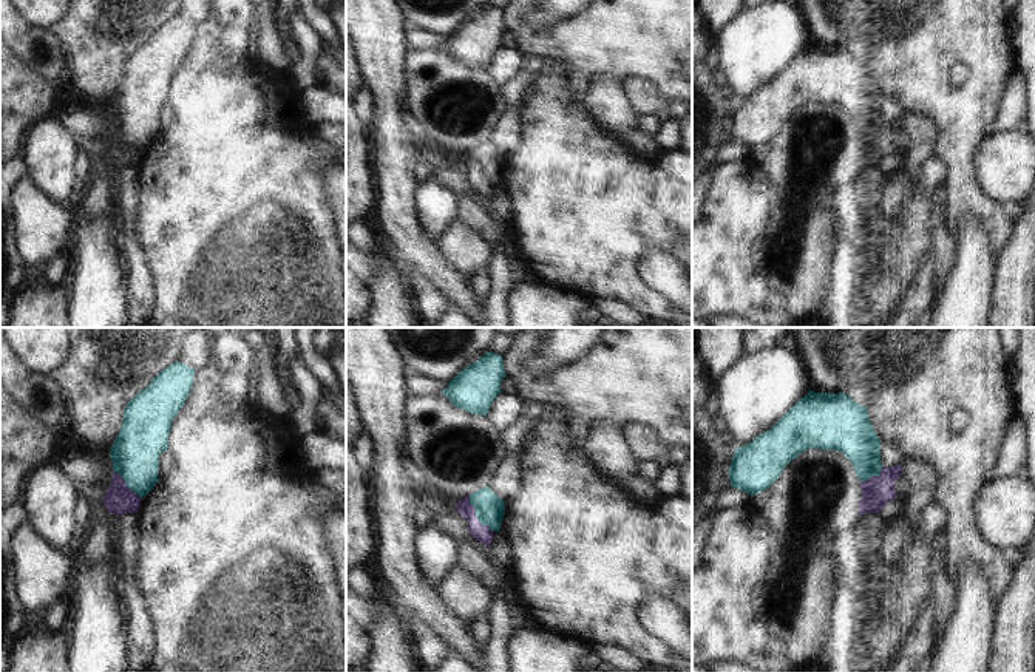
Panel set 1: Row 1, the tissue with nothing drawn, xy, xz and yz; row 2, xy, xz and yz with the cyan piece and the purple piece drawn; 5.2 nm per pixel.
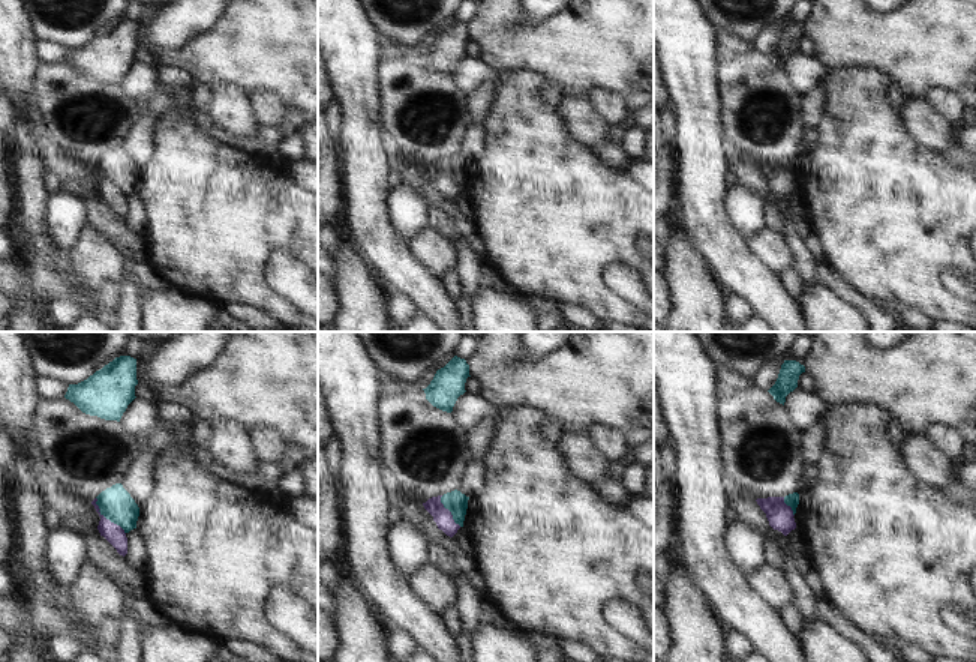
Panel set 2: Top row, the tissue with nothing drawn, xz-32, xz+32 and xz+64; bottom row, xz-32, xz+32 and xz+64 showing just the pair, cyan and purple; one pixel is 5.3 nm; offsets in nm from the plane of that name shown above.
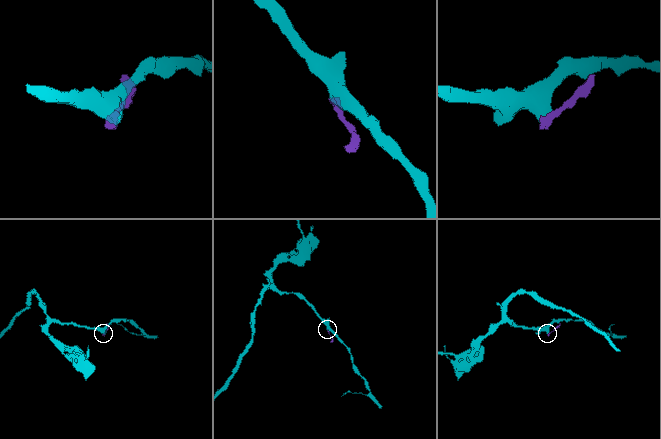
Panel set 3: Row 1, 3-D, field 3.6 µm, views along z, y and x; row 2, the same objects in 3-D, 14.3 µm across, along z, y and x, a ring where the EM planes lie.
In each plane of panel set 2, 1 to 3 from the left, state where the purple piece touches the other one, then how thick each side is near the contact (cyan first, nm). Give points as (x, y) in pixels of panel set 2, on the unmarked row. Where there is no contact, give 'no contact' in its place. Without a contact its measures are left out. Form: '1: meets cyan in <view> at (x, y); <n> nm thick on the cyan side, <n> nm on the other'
1: meets cyan in xz-32 at (107, 182); 180 nm thick on the cyan side, 100 nm on the other
2: meets cyan in xz+32 at (450, 174); 120 nm thick on the cyan side, 100 nm on the other
3: meets cyan in xz+64 at (789, 168); 70 nm thick on the cyan side, 140 nm on the other

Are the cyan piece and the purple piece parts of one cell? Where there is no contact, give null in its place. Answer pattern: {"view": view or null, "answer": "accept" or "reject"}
{"view": "xz", "answer": "reject"}

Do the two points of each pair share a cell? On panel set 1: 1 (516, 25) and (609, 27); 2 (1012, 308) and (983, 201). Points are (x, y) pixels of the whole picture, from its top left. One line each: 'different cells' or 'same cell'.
1: same cell
2: different cells

